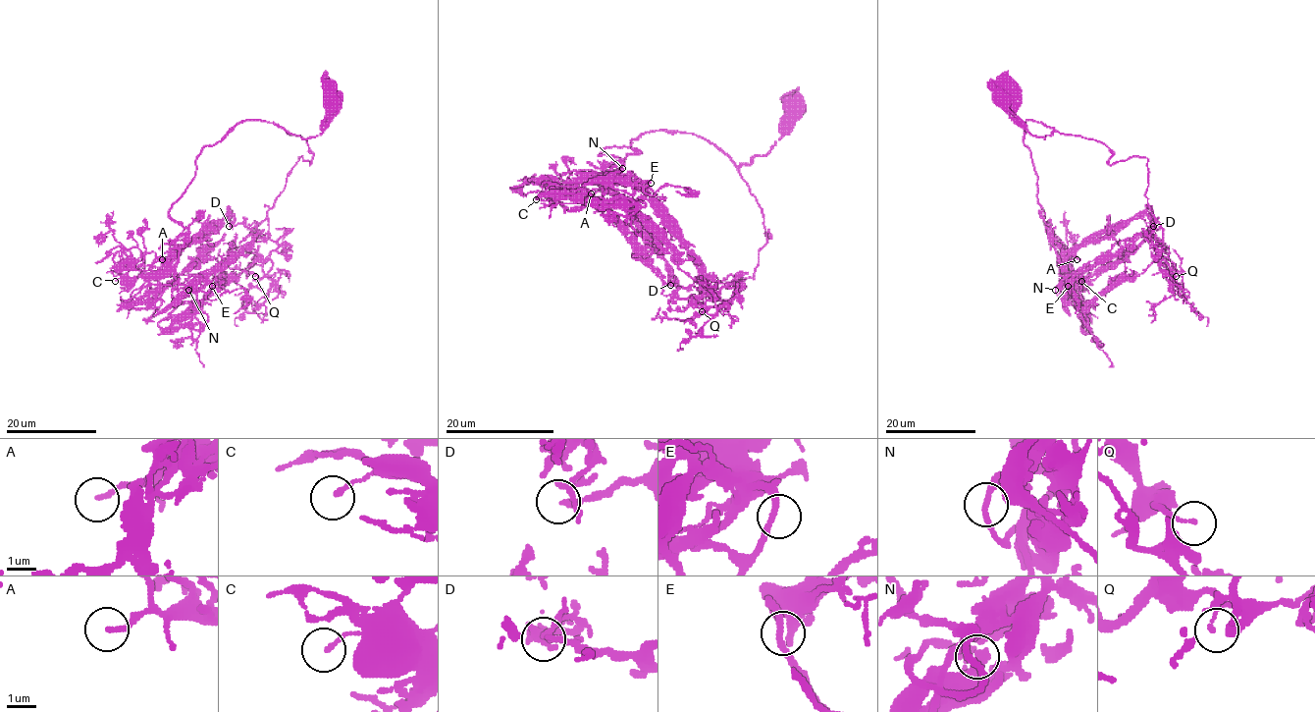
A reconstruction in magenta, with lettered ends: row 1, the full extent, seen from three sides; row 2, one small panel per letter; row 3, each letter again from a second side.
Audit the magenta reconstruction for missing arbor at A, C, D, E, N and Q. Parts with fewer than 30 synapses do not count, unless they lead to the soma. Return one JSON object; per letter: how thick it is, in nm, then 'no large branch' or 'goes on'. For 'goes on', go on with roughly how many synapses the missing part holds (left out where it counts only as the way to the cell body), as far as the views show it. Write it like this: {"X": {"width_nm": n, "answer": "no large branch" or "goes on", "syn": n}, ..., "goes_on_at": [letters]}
{"A": {"width_nm": 160, "answer": "no large branch"}, "C": {"width_nm": 150, "answer": "goes on", "syn": 30}, "D": {"width_nm": 150, "answer": "goes on", "syn": 180}, "E": {"width_nm": 200, "answer": "no large branch"}, "N": {"width_nm": 190, "answer": "no large branch"}, "Q": {"width_nm": 90, "answer": "no large branch"}, "goes_on_at": ["C", "D"]}

